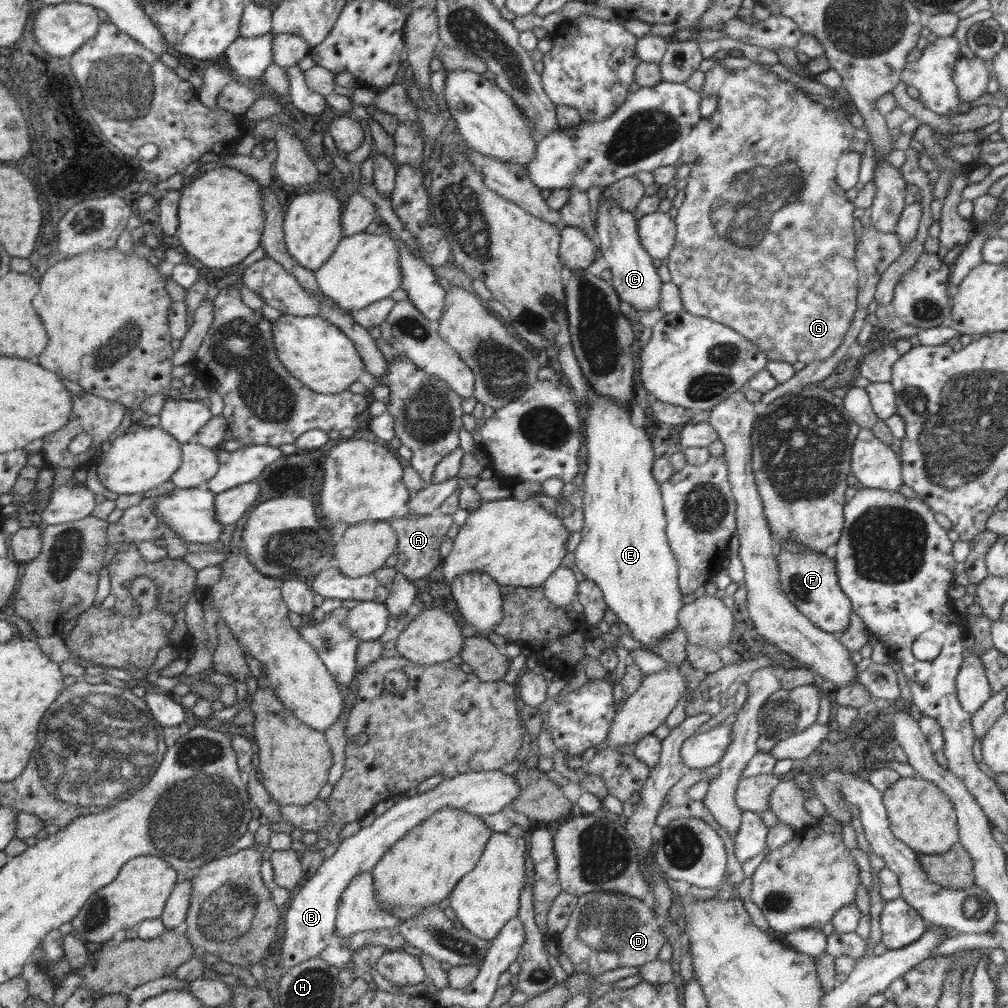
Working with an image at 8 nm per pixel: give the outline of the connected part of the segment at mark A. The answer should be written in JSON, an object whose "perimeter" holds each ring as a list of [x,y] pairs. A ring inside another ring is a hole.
{"perimeter":[[[433,512],[431,514],[406,514],[392,518],[391,527],[398,537],[397,549],[395,554],[398,560],[395,569],[398,574],[403,574],[408,580],[418,580],[428,576],[441,561],[439,548],[444,542],[446,532],[452,530],[455,522],[452,515],[444,515]]]}

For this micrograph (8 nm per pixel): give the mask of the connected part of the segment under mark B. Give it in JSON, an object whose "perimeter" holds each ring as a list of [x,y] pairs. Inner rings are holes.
{"perimeter":[[[501,769],[457,774],[452,778],[444,778],[432,790],[400,799],[393,807],[376,817],[370,826],[361,827],[354,836],[338,842],[332,857],[322,861],[315,874],[300,887],[300,892],[290,901],[281,953],[284,972],[305,960],[318,957],[326,946],[336,943],[335,920],[342,892],[358,873],[371,872],[379,858],[409,830],[445,806],[480,816],[496,814],[514,801],[518,793],[519,784],[514,775],[506,774]]]}

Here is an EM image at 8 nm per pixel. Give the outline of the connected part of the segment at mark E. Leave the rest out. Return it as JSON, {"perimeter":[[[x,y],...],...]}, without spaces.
{"perimeter":[[[589,386],[590,390],[594,392],[596,396],[596,405],[586,406],[583,409],[585,416],[585,426],[583,427],[584,432],[584,448],[587,452],[587,465],[588,469],[584,476],[584,492],[583,492],[583,515],[585,516],[585,522],[580,530],[581,541],[575,549],[575,567],[576,570],[580,570],[584,574],[585,578],[595,582],[598,588],[602,591],[605,605],[608,609],[612,610],[618,618],[618,621],[623,622],[630,631],[630,637],[640,642],[641,645],[646,647],[654,647],[660,643],[662,637],[666,637],[668,633],[672,633],[676,629],[676,625],[679,624],[680,610],[684,603],[682,602],[682,592],[678,584],[678,563],[676,562],[674,553],[670,548],[666,528],[666,515],[661,497],[662,486],[655,481],[652,476],[652,465],[654,464],[654,451],[652,450],[652,443],[650,441],[649,434],[645,429],[636,428],[631,424],[631,409],[625,408],[623,404],[617,404],[602,394],[598,394]]]}

